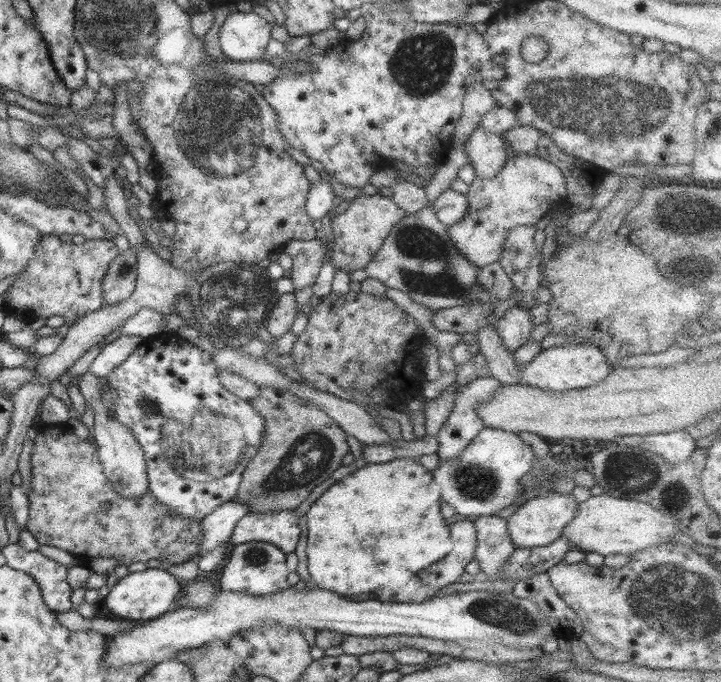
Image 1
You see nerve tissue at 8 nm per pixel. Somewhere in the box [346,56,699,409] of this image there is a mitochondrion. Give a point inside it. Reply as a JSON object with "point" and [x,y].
{"point":[604,106]}

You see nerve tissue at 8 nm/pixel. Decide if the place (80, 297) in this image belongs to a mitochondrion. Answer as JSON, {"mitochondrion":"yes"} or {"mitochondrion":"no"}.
{"mitochondrion":"no"}

